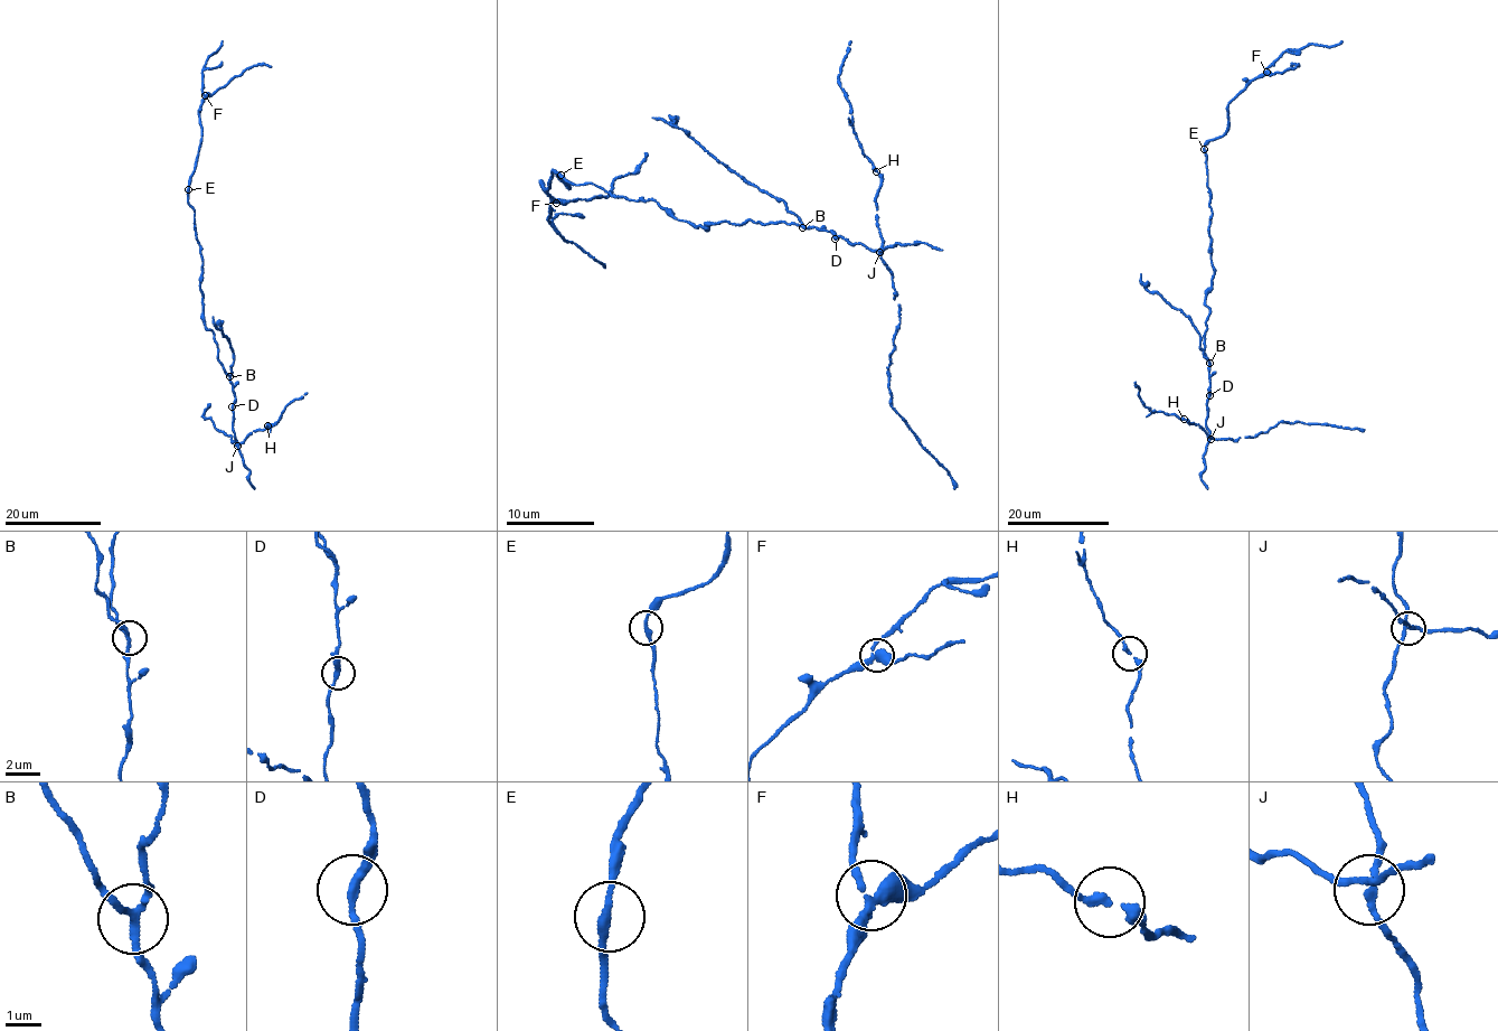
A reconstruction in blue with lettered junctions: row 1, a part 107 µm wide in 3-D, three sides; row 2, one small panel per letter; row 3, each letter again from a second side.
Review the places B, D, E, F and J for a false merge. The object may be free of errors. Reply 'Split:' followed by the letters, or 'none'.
Split: none

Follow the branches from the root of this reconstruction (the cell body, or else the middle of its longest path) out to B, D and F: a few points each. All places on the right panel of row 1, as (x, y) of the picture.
B: (1213, 279), (1213, 288), (1205, 303), (1209, 312), (1204, 350), (1209, 363)
D: (1213, 279), (1213, 288), (1205, 303), (1209, 309), (1204, 344), (1209, 395)
F: (1213, 279), (1211, 189), (1207, 186), (1204, 144), (1227, 131), (1228, 102), (1246, 84), (1266, 72)

